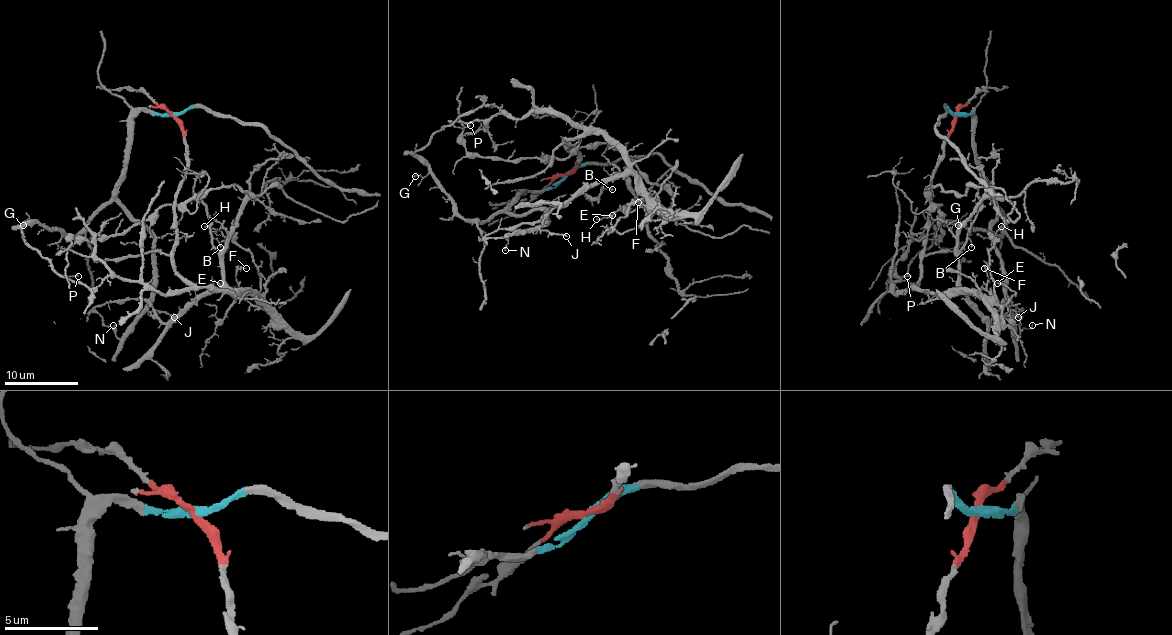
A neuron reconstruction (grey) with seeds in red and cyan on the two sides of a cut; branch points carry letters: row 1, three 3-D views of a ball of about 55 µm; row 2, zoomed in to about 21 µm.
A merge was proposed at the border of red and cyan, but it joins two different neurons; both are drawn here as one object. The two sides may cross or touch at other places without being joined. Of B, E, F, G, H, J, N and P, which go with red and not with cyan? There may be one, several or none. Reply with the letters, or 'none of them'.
B, E, F, H

